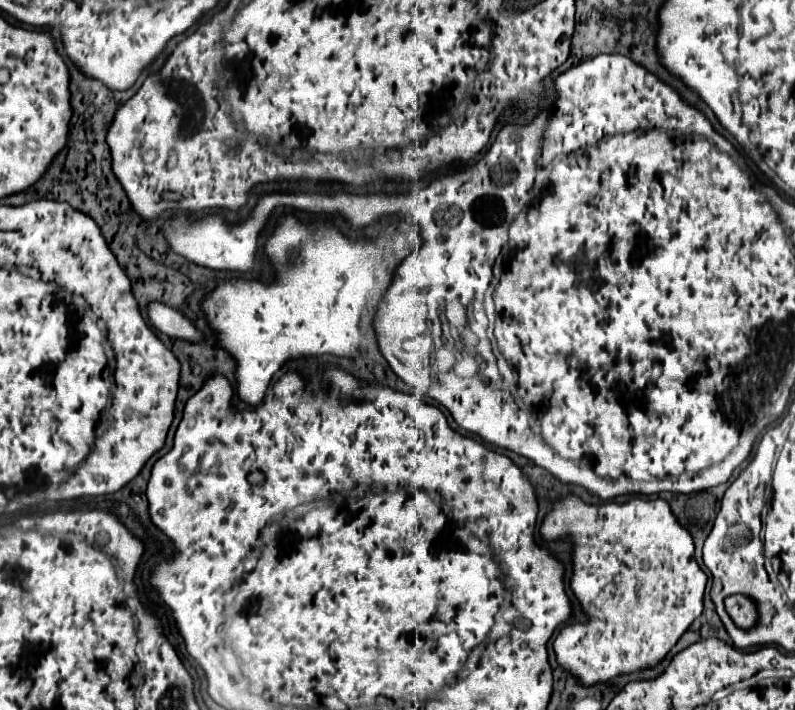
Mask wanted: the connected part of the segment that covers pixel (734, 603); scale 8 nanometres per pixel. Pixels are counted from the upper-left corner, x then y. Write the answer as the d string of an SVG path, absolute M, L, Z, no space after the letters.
M740 594L727 597L725 609L730 617L736 621L736 625L740 625L742 629L748 629L756 623L756 607L752 605L752 601L748 601L748 597Z

